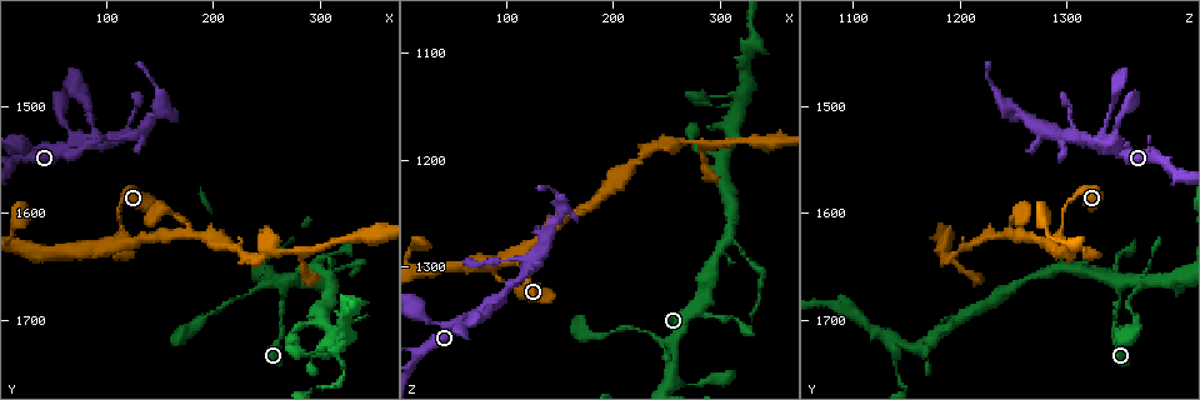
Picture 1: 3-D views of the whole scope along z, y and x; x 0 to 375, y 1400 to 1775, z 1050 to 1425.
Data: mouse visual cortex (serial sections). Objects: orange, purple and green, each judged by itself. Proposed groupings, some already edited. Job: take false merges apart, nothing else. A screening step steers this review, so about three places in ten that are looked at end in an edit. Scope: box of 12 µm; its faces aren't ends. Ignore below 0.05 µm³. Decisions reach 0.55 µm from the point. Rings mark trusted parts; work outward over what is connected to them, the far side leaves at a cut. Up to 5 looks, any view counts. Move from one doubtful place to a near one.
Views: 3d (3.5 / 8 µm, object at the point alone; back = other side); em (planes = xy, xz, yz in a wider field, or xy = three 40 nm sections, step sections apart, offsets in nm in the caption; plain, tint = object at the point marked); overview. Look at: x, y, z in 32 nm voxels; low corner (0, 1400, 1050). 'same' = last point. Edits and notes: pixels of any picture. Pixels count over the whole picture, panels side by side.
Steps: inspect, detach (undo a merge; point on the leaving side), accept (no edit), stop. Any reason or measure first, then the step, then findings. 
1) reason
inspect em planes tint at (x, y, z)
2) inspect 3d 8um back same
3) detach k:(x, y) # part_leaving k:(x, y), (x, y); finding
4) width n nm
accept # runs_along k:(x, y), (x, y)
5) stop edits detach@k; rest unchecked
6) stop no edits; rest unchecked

abrupt turn
inspect 3d 8um at (308, 1660, 1276)

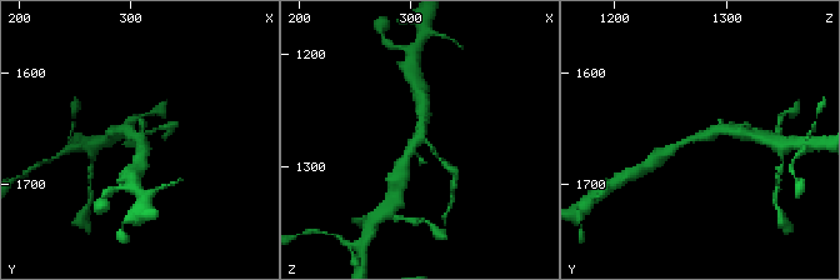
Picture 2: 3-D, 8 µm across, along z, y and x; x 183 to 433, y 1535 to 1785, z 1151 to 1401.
inspect em xy step 3 tint at (308, 1658, 1276)

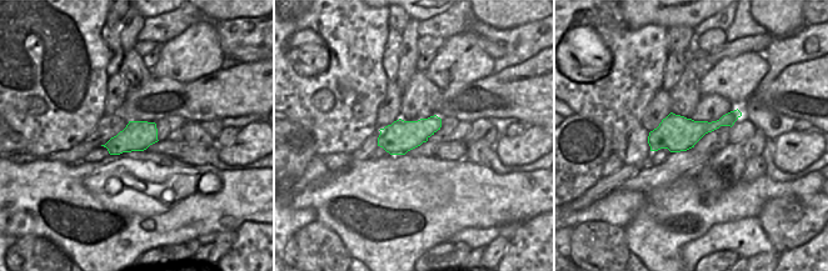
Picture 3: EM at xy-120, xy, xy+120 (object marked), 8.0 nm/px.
detach 2:(170, 128) # part_leaving 2:(428, 144), (456, 174), (454, 184); two cells meet here

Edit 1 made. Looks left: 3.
three-way junction
inspect 3d 3.5um at (170, 1624, 1244)

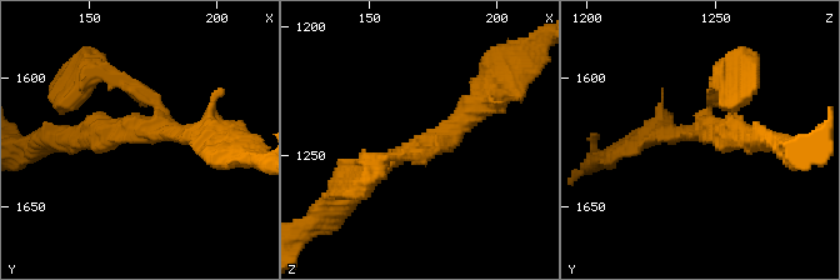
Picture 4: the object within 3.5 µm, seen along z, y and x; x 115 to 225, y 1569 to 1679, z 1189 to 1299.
arms 3; arm_widths 150, 200, 300 nm
inspect em xy step 5 tint at (168, 1620, 1248)

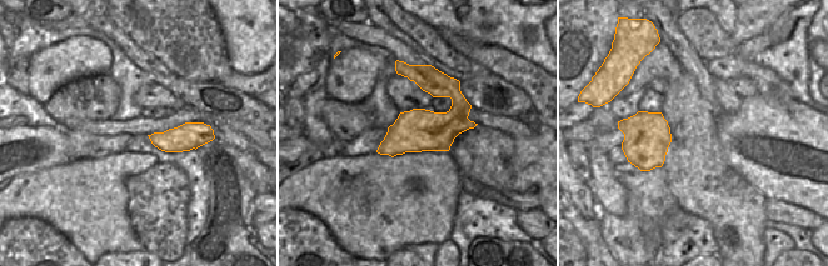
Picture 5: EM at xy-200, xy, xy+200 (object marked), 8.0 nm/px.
accept # runs_along 4:(348, 198), (489, 95); one cell here

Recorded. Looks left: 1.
stop edits detach@2; rest unchecked

